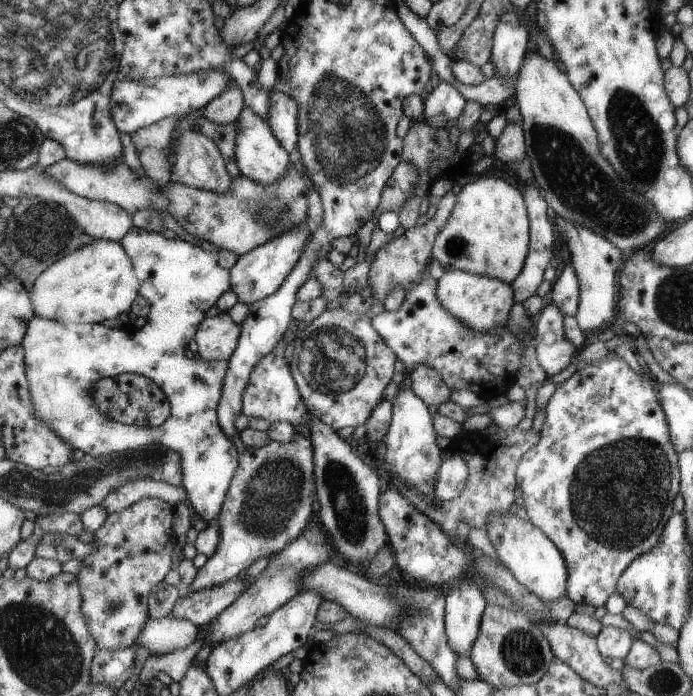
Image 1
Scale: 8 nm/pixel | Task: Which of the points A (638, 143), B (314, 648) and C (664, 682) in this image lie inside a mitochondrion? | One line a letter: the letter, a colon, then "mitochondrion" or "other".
A: mitochondrion
B: other
C: mitochondrion

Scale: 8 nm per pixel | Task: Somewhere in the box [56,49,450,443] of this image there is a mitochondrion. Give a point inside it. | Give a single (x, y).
(349, 136)

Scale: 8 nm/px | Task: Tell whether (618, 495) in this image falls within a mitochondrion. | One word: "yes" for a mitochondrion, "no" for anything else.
yes

